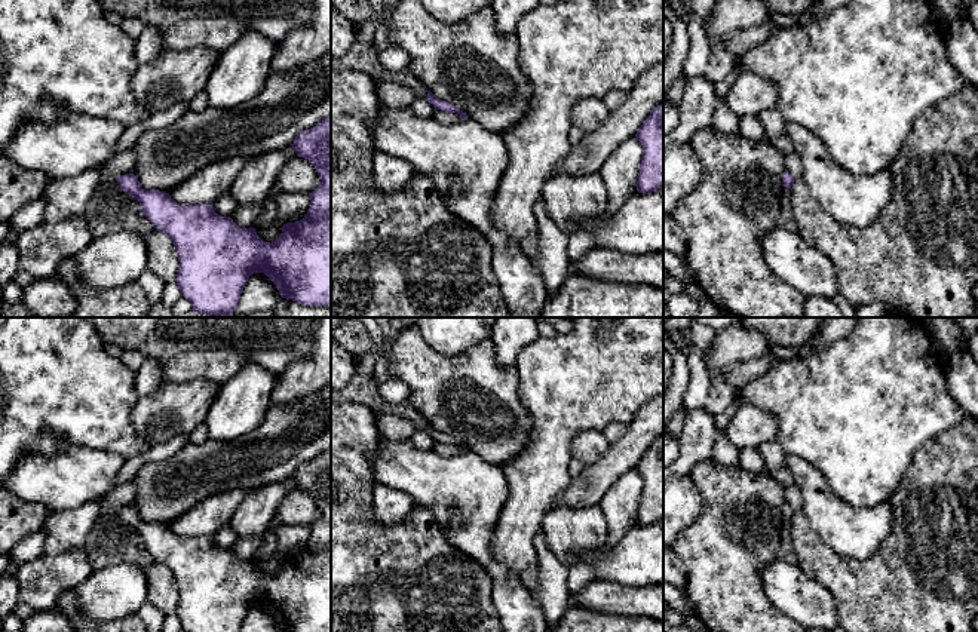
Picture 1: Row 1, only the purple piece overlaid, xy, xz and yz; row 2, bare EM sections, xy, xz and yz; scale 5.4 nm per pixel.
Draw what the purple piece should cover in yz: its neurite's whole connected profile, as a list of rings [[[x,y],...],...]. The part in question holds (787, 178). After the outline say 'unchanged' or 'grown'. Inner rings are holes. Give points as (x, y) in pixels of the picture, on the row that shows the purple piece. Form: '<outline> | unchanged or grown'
[[[792,151],[785,157],[785,172],[782,175],[782,182],[787,188],[791,188],[795,175],[803,175],[803,166],[798,154]]] | grown

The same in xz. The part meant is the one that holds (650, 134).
[[[663,104],[654,107],[635,134],[644,148],[637,191],[663,188]]] | unchanged

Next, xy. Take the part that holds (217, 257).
[[[331,116],[319,120],[313,128],[301,131],[291,145],[298,157],[304,157],[315,166],[321,184],[310,193],[310,208],[304,218],[283,224],[280,236],[272,243],[264,242],[254,227],[240,228],[230,217],[218,215],[212,205],[180,205],[169,193],[142,188],[132,174],[137,163],[137,150],[134,147],[117,153],[105,165],[104,169],[110,169],[117,175],[116,181],[120,188],[140,202],[144,217],[153,227],[172,240],[180,261],[175,282],[181,297],[191,303],[193,313],[232,317],[240,294],[254,273],[264,273],[276,285],[282,298],[304,306],[331,307]]] | grown

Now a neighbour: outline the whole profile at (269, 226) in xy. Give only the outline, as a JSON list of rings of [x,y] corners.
[[[272,187],[267,197],[264,199],[263,212],[260,214],[254,224],[257,234],[267,243],[275,242],[282,233],[283,221],[280,220],[276,206],[280,193],[282,191]]]

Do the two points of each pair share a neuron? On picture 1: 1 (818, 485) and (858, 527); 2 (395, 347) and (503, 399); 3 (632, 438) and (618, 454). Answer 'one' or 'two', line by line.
1: one
2: one
3: one

